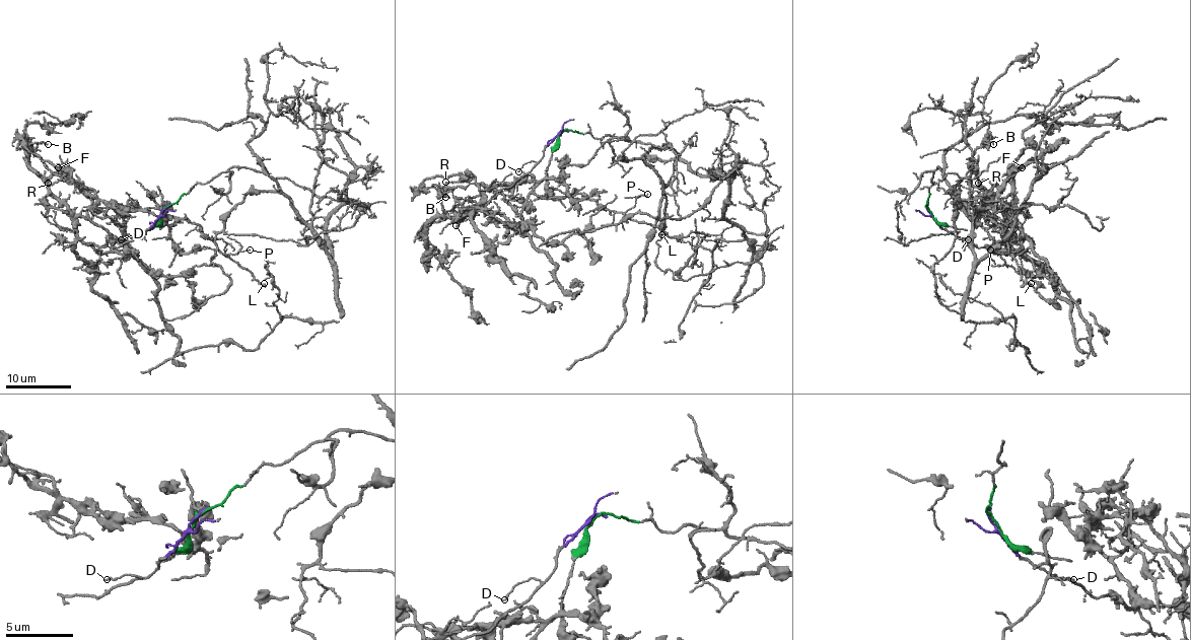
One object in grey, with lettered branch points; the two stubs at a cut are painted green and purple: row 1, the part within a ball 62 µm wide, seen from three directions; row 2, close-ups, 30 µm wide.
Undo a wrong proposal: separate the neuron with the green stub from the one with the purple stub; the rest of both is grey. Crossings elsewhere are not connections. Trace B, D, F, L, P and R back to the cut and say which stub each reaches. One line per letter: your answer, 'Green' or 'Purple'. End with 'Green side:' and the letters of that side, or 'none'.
B: Purple
D: Purple
F: Purple
L: Purple
P: Purple
R: Purple
Green side: none

